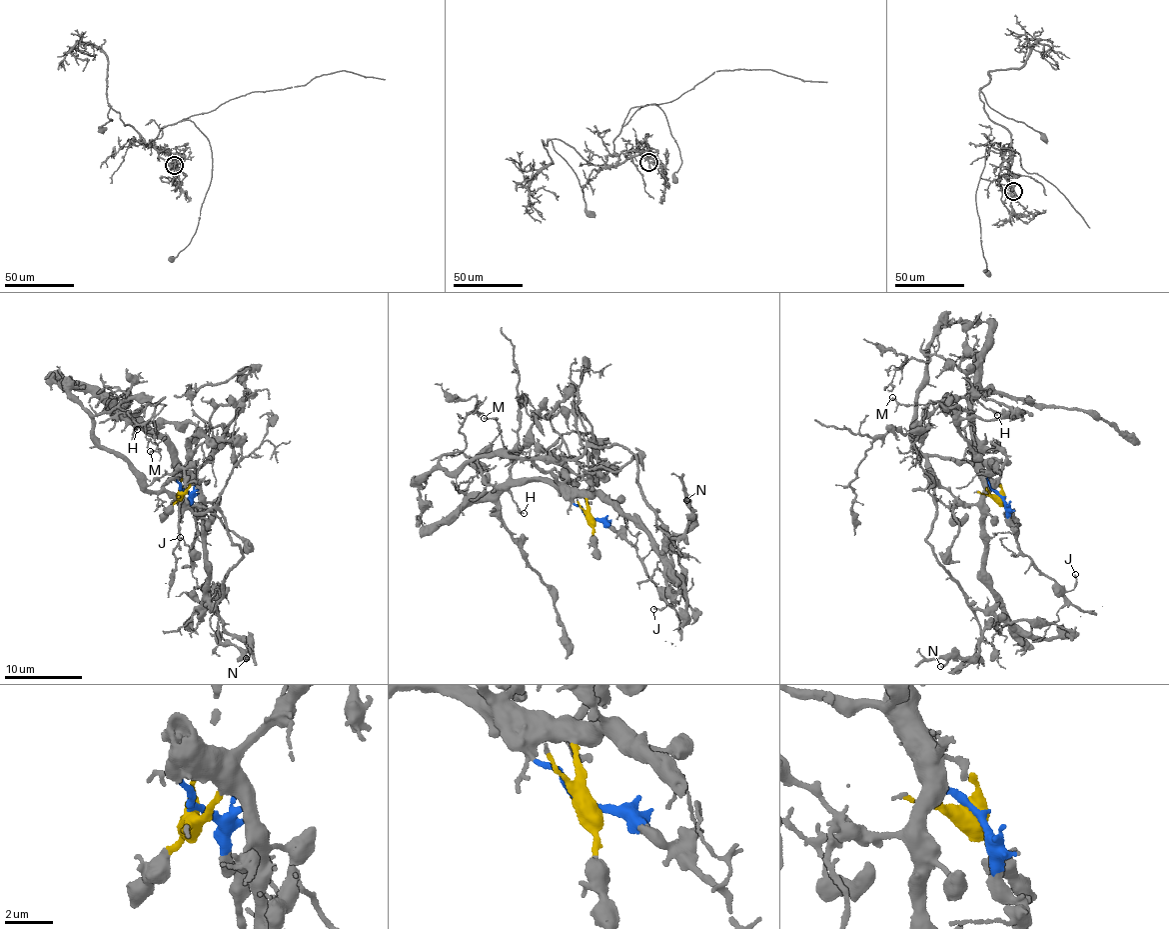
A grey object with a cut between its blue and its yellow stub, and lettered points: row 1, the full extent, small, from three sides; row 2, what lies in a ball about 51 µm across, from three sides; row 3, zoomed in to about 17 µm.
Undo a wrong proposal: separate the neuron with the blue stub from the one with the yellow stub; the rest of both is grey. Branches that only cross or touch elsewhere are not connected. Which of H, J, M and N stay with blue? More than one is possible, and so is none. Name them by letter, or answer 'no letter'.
J

